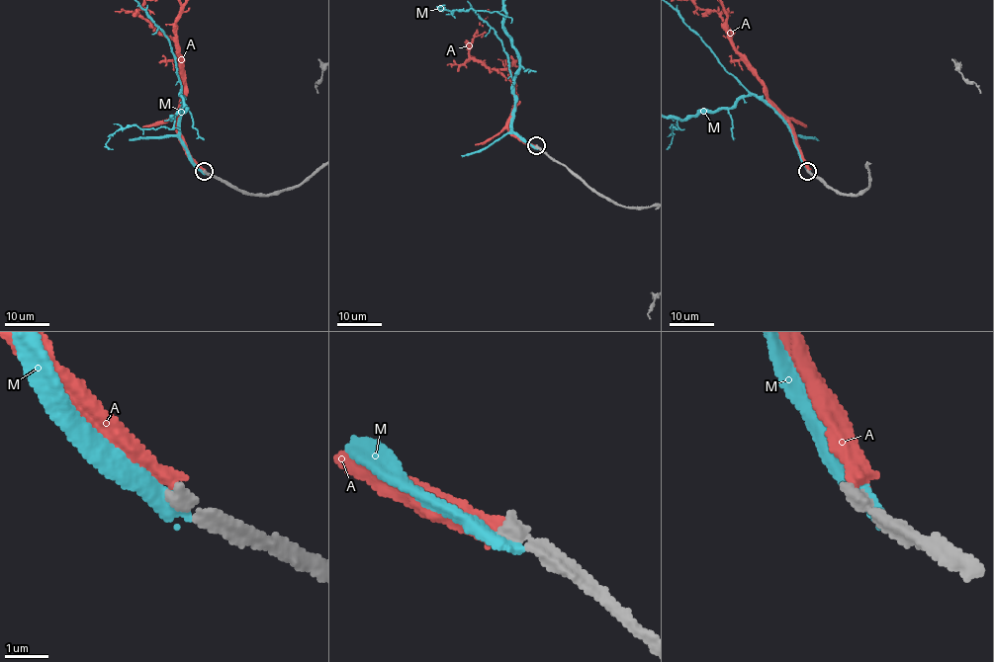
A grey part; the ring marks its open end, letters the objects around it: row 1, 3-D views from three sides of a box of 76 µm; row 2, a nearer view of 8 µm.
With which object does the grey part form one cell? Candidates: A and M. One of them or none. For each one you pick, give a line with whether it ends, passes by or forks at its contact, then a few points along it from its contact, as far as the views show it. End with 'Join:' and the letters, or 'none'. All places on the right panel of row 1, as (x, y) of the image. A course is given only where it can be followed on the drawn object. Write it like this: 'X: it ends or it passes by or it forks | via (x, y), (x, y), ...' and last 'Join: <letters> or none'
Join: none

